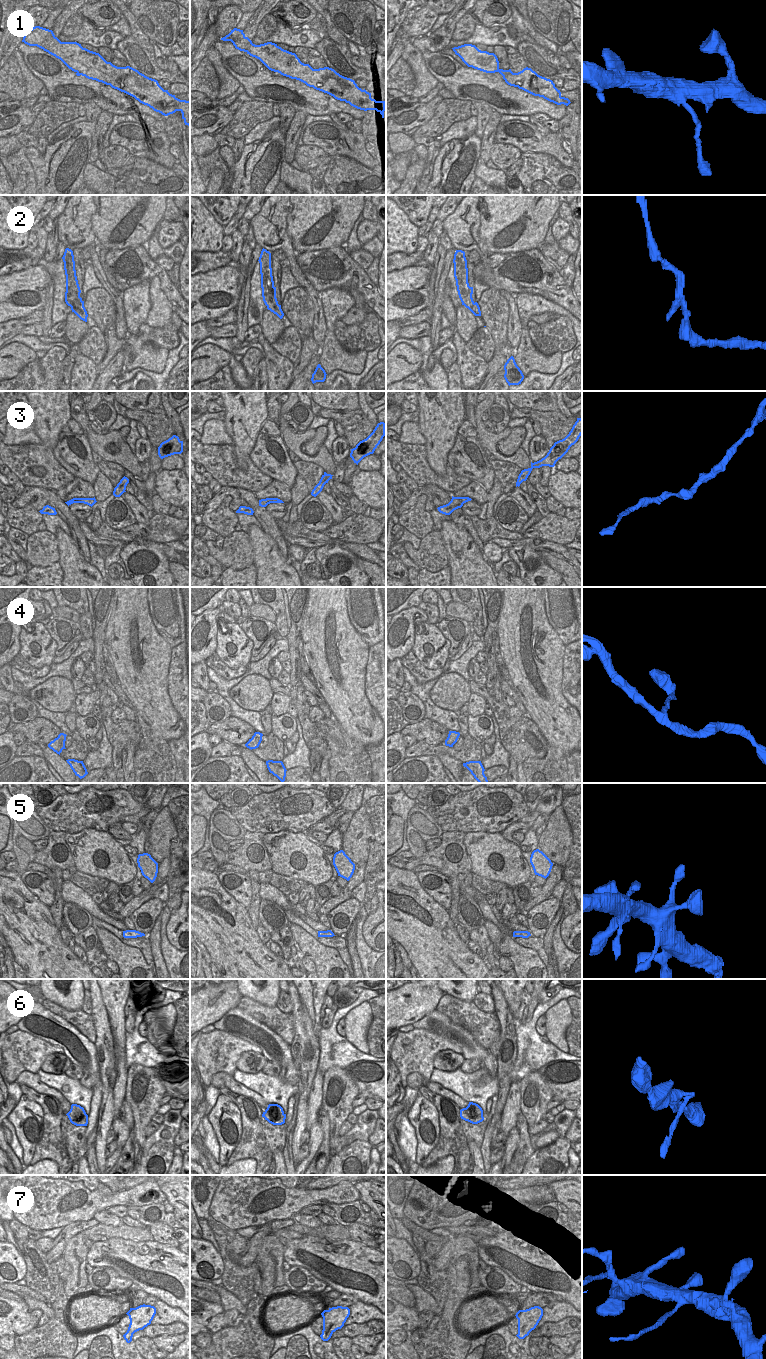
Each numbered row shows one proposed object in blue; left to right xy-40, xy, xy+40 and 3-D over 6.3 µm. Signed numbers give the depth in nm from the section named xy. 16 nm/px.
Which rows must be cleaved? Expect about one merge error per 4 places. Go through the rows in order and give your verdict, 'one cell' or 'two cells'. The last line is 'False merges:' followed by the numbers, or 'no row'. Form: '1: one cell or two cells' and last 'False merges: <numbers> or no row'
1: one cell
2: two cells
3: one cell
4: one cell
5: one cell
6: two cells
7: one cell
False merges: 2, 6

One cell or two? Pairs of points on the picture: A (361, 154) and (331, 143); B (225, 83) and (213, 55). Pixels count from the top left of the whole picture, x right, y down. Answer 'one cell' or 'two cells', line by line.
A: one cell
B: one cell

